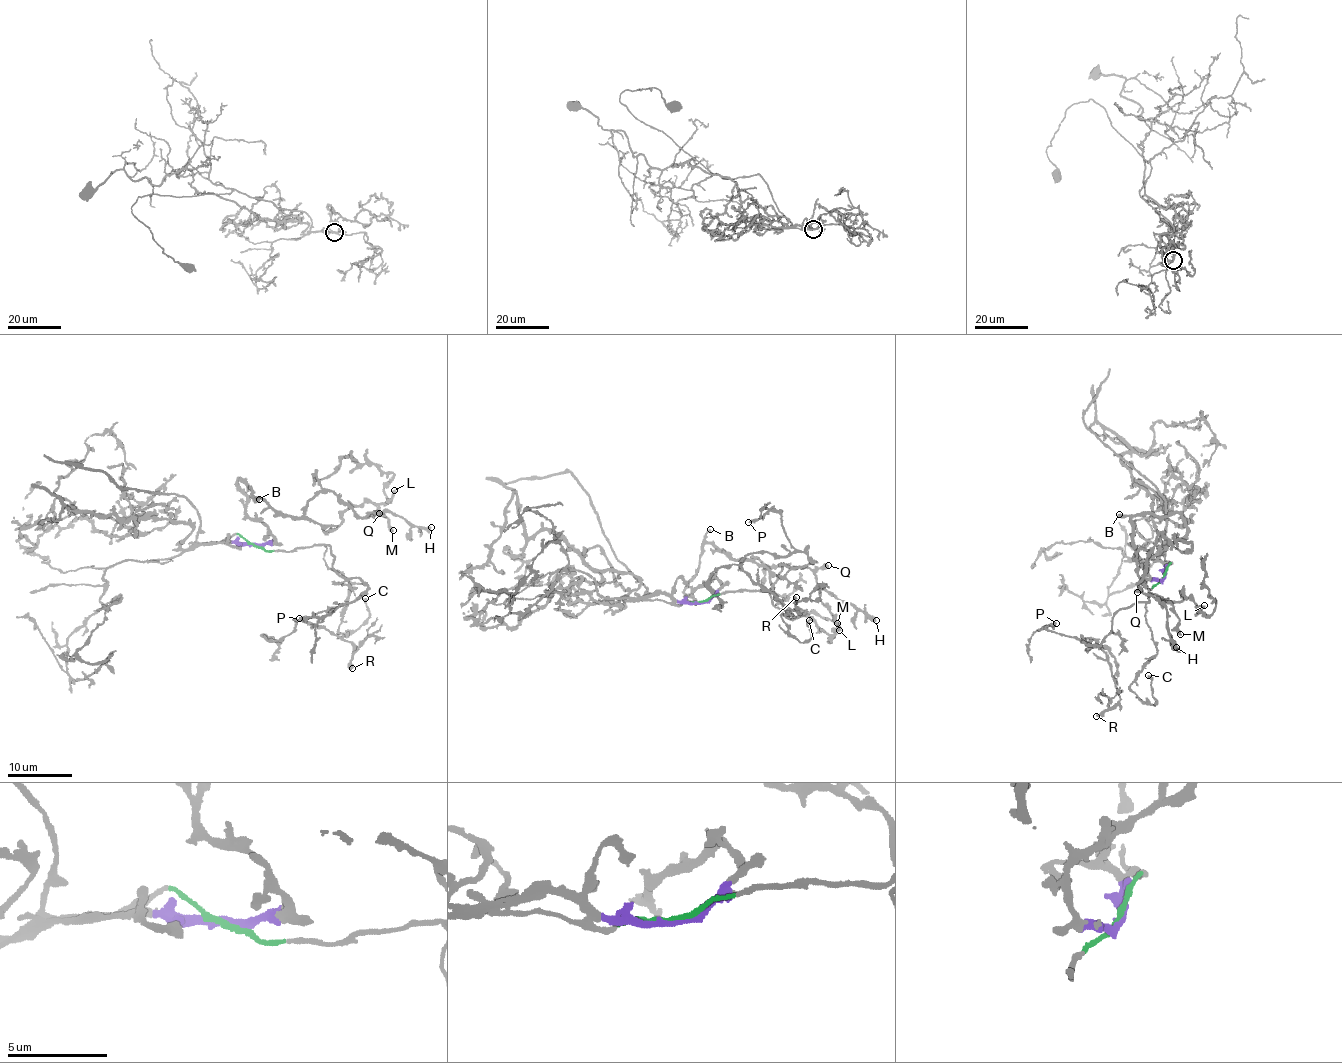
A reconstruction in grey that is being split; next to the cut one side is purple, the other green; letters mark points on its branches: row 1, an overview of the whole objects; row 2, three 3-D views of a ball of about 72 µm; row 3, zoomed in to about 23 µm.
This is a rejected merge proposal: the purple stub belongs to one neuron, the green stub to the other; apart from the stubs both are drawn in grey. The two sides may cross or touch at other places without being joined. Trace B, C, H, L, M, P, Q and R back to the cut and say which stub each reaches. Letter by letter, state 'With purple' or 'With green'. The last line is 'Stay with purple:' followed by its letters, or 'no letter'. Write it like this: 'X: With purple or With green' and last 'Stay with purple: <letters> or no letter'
B: With purple
C: With green
H: With purple
L: With purple
M: With purple
P: With green
Q: With purple
R: With green
Stay with purple: B, H, L, M, Q

